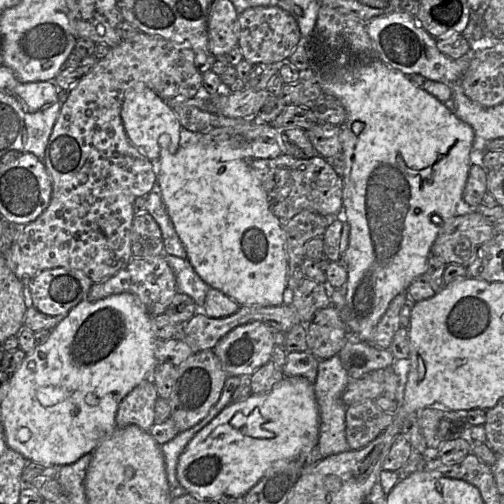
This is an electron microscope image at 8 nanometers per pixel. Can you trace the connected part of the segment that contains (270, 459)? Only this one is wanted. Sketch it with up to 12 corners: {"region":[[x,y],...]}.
{"region":[[284,376],[188,443],[197,499],[245,496],[319,441],[314,383]]}

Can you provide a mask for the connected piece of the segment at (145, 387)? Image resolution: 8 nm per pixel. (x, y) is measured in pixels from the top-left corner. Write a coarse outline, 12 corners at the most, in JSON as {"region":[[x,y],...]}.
{"region":[[152,374],[122,399],[116,426],[150,431],[158,397]]}

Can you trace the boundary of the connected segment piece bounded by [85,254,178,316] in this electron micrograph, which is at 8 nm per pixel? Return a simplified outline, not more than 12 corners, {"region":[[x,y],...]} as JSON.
{"region":[[165,255],[132,258],[92,285],[94,302],[132,293],[152,316],[178,292]]}

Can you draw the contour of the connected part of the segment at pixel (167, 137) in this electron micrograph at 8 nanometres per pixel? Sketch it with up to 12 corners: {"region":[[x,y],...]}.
{"region":[[144,84],[126,92],[121,119],[151,161],[181,146],[182,125]]}

